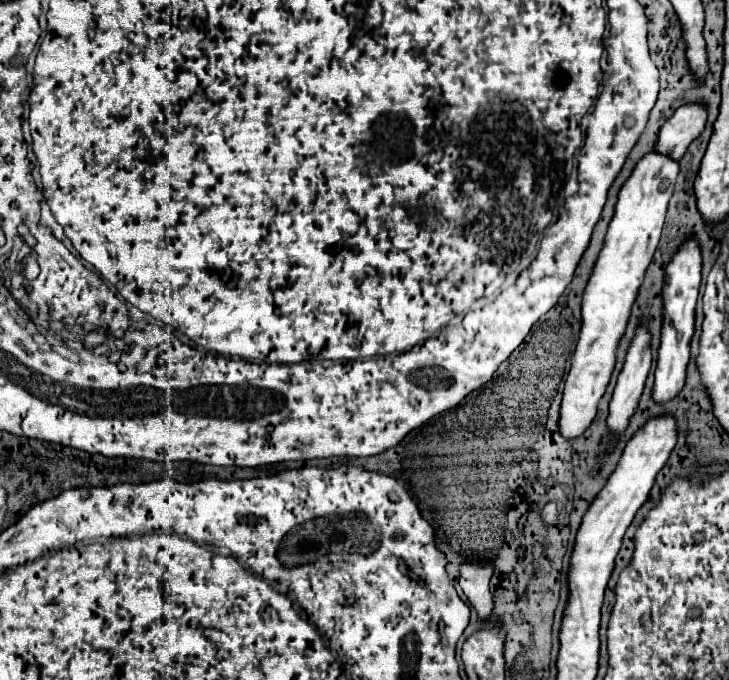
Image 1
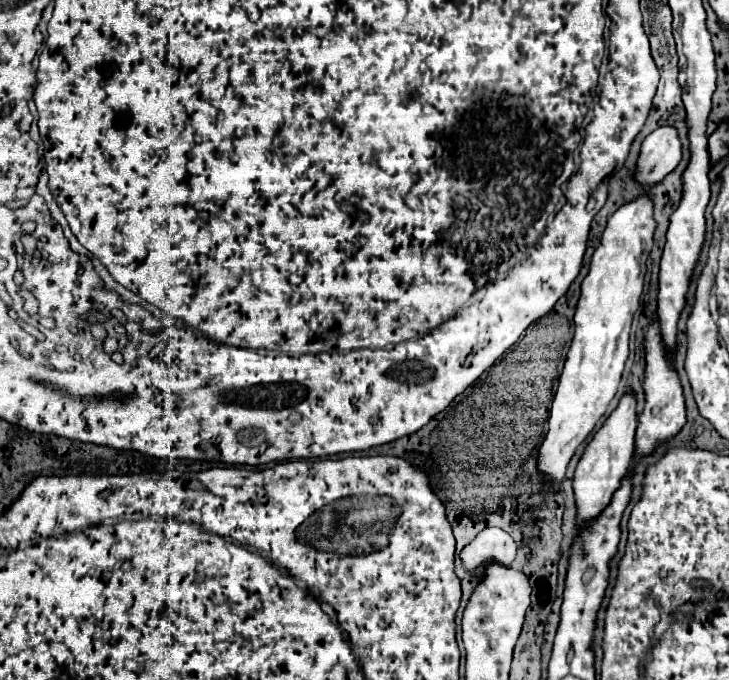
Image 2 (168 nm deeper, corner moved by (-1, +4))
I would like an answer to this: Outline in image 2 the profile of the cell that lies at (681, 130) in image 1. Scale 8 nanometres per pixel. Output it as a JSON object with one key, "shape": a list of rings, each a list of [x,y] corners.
{"shape":[[[664,125],[652,131],[640,149],[636,179],[646,185],[662,181],[682,159],[682,143],[676,127]]]}

